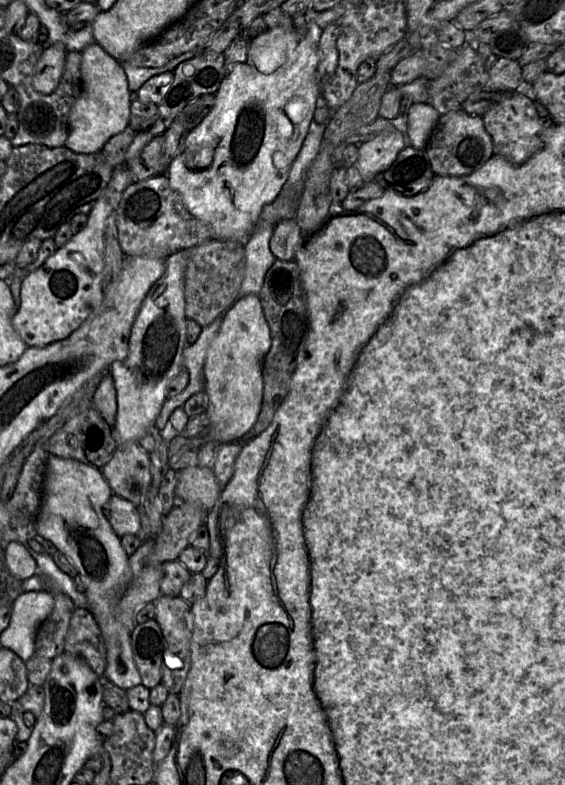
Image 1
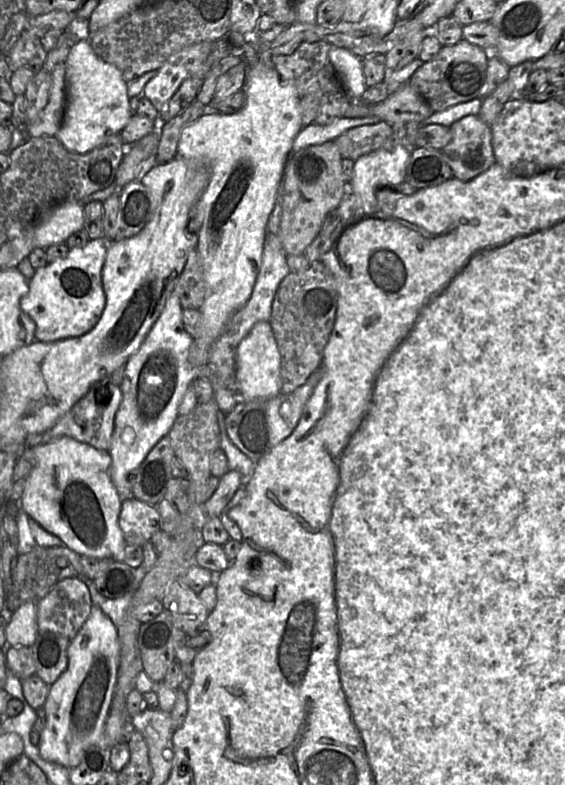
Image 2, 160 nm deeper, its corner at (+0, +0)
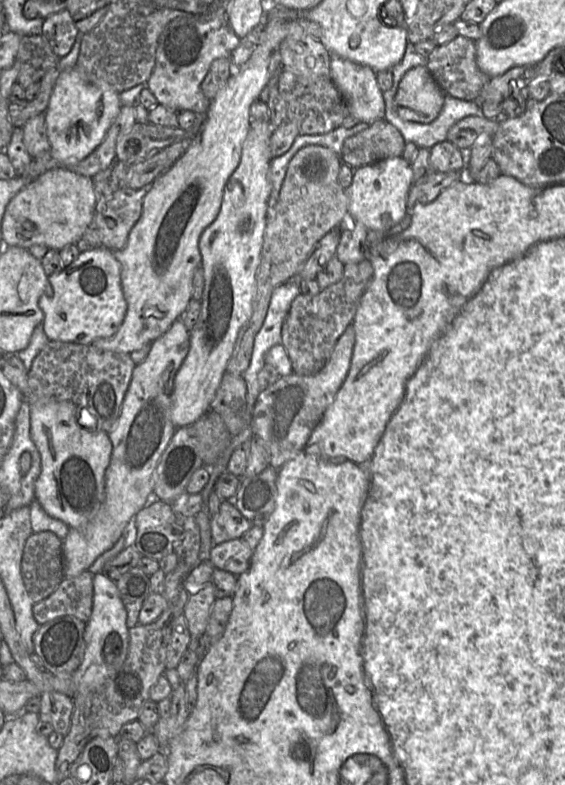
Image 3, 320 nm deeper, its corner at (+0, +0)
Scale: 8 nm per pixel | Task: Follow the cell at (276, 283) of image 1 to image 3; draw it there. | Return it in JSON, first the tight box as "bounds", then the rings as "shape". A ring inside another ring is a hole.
{"bounds":[281,259,373,374],"shape":[[[367,259],[357,264],[346,264],[343,277],[316,295],[297,295],[291,303],[281,331],[281,344],[286,348],[293,373],[315,374],[329,356],[343,332],[355,317],[361,298],[373,277],[373,267]]]}

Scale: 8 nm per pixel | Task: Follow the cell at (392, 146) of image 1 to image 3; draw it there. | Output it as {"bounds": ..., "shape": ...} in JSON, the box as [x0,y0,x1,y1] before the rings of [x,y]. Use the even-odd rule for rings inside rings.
{"bounds":[346,156,413,233],"shape":[[[402,156],[391,157],[354,169],[351,185],[346,189],[349,197],[349,216],[361,222],[370,232],[388,233],[407,214],[407,199],[413,186],[413,169]]]}

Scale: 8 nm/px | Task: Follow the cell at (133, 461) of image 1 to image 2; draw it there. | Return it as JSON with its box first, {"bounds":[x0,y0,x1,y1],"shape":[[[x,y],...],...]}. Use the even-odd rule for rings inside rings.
{"bounds":[131,436,177,505],"shape":[[[167,436],[148,453],[131,477],[132,497],[157,505],[164,497],[172,475],[172,462],[177,459]]]}

